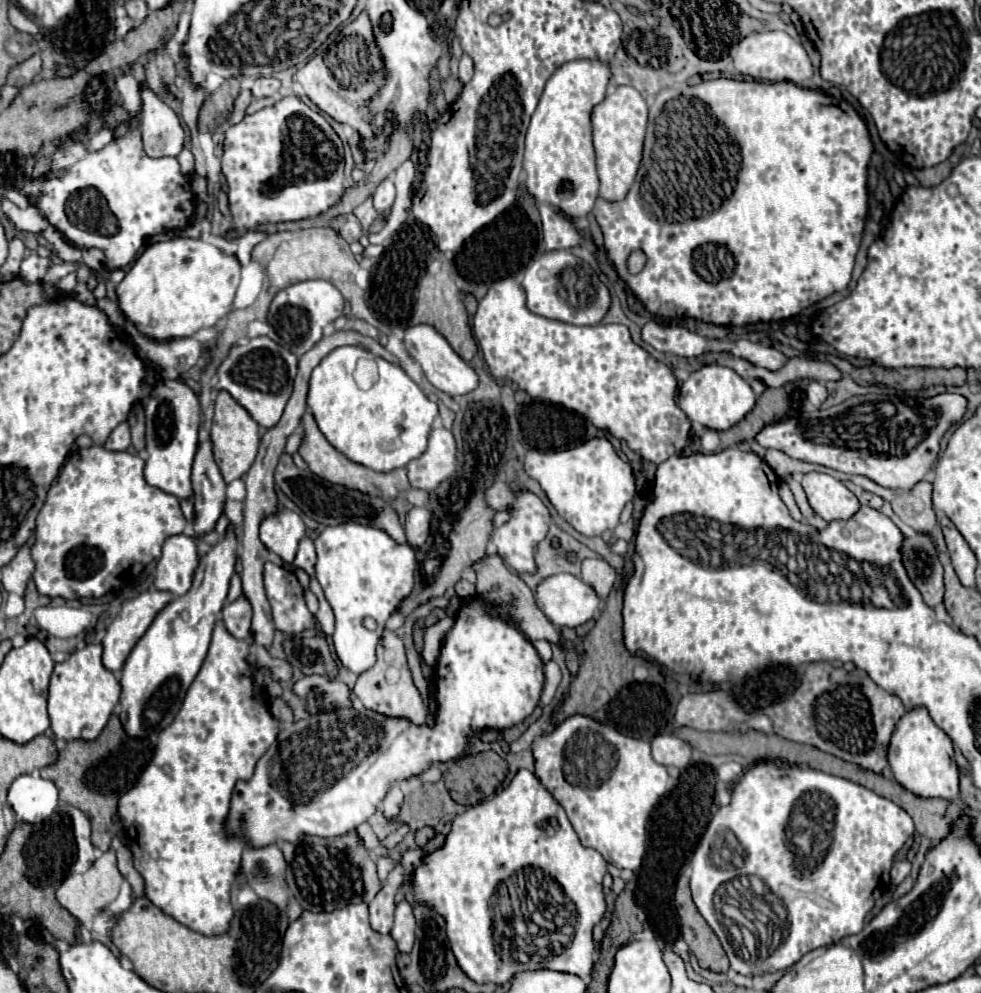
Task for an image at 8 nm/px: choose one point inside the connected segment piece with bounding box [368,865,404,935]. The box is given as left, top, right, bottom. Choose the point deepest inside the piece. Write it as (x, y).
(382, 908)

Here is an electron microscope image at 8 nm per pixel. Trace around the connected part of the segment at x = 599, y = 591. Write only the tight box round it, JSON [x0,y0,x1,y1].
[582,559,616,599]

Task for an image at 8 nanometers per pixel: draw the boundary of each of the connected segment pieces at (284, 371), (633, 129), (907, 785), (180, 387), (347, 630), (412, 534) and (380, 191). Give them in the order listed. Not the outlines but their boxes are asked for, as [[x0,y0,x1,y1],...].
[[214,337,298,427],[592,87,648,201],[888,707,958,799],[146,379,200,499],[314,521,414,675],[406,507,432,549],[372,179,396,215]]

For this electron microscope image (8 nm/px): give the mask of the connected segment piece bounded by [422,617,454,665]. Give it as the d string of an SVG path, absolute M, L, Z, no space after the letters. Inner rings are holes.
M446 617L442 621L438 621L436 625L428 627L426 633L424 633L424 651L422 651L422 657L428 665L436 665L438 663L438 657L440 657L440 649L444 645L444 639L448 635L448 631L452 629L454 625L454 619L452 617Z

